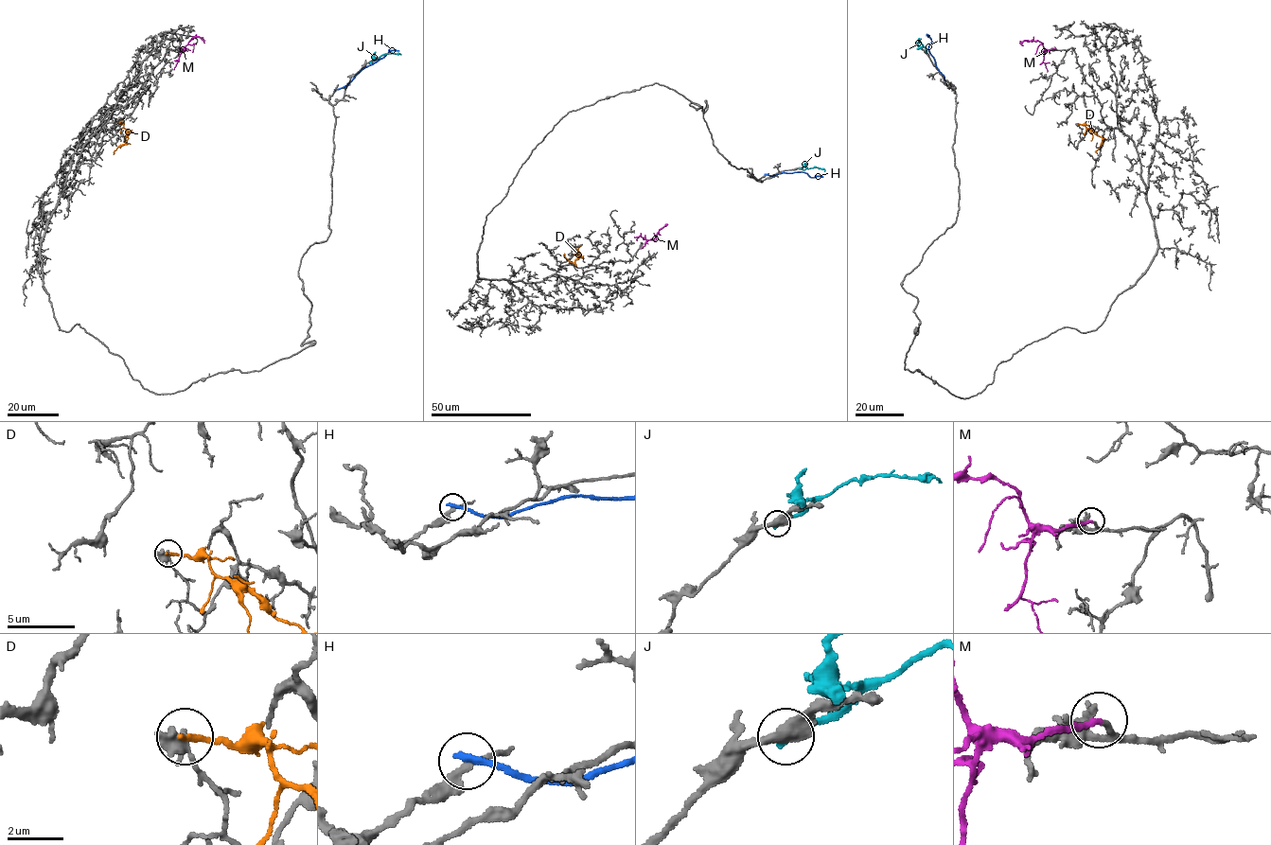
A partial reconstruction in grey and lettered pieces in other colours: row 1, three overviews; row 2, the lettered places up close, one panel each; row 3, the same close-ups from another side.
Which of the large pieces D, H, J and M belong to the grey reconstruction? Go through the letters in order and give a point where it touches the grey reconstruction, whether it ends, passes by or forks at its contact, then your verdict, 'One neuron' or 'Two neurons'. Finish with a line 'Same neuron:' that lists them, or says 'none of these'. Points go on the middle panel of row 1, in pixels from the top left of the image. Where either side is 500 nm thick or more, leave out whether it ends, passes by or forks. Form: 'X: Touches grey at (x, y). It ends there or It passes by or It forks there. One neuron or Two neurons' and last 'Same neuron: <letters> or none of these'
D: Touches grey at (580, 246). Two neurons
H: Touches grey at (766, 174). It ends there. Two neurons
J: Touches grey at (800, 168). It ends there. Two neurons
M: Touches grey at (642, 248). It ends there. One neuron
Same neuron: M

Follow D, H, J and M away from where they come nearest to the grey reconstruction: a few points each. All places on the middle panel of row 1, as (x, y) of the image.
D: (580, 246), (574, 263), (563, 255)
H: (766, 174), (804, 172), (810, 177), (823, 176)
J: (800, 168), (816, 167), (824, 170)
M: (642, 248), (666, 226)

